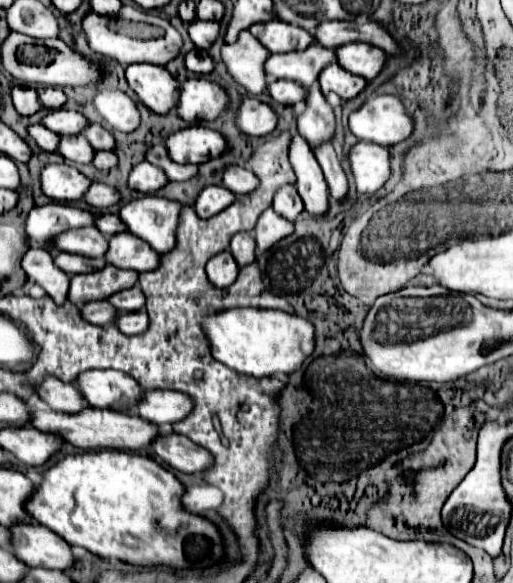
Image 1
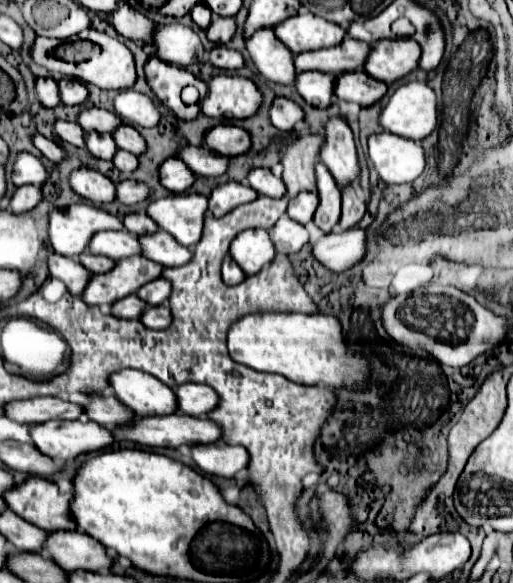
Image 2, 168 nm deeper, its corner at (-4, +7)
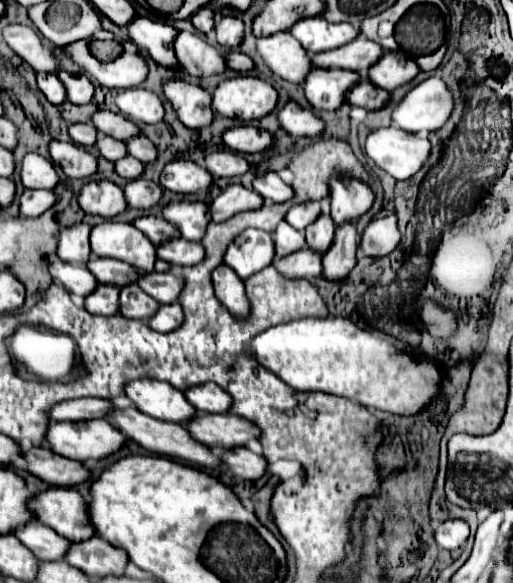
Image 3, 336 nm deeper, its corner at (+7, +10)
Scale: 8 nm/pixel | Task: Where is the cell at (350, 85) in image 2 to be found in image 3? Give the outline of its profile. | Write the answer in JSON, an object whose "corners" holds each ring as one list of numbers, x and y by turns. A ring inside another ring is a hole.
{"corners":[[362,81,360,85,356,85,350,93,348,93,348,103,364,107,368,111,378,111,382,109,388,101,390,101,390,93,372,85,370,81]]}

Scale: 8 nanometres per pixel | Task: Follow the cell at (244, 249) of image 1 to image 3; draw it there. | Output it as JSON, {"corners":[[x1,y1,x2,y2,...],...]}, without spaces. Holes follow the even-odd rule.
{"corners":[[246,229,228,247,224,263,230,265,242,279,262,271,274,261,274,241,270,233,260,229]]}

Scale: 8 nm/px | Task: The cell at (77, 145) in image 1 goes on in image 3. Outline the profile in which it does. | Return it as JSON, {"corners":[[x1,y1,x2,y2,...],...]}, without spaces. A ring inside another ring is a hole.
{"corners":[[100,135,96,147,98,147,100,153,102,153,106,159,110,159,110,161,118,161,120,157,126,157,126,155,128,155,126,143,124,143,124,141,118,141,118,139,112,139,112,137,108,137,108,135]]}

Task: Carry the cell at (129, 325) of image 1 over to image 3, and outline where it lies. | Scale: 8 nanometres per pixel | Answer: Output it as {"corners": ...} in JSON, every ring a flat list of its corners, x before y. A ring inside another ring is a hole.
{"corners":[[180,303,160,305,160,309,156,311,156,315,148,319,148,325,150,325,154,331,160,331,160,333,178,329,182,323,184,323,184,313,182,313]]}

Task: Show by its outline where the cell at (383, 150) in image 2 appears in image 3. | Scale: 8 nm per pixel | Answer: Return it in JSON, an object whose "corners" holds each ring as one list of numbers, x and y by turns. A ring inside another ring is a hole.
{"corners":[[400,127,376,129,366,139,368,157,396,181,410,179,428,161,432,145]]}

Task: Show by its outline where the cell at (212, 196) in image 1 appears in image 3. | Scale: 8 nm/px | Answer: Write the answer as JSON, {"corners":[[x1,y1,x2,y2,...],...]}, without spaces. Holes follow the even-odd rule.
{"corners":[[230,185,226,191,222,191,208,207,208,215,212,221,228,221,228,217,234,217,236,213,260,209,264,199,250,189,244,189,242,185]]}

